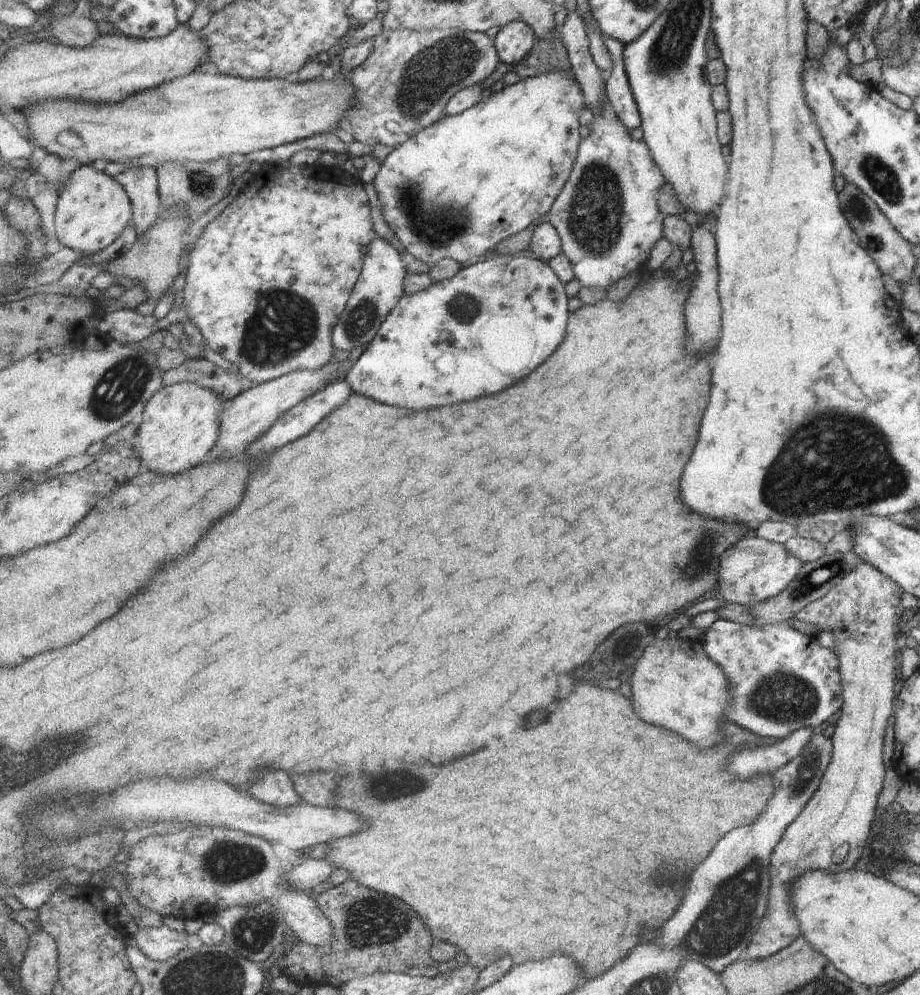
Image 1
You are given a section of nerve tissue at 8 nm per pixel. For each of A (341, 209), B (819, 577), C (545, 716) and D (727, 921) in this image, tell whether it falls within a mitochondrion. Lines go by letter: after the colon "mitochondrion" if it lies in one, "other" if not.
A: other
B: mitochondrion
C: other
D: mitochondrion

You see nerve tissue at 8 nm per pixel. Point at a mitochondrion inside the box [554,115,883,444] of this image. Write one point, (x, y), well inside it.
(595, 207)

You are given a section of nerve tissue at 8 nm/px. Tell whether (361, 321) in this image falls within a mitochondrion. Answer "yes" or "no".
yes

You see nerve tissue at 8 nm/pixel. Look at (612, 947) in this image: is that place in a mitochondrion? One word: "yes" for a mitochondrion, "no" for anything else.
no

